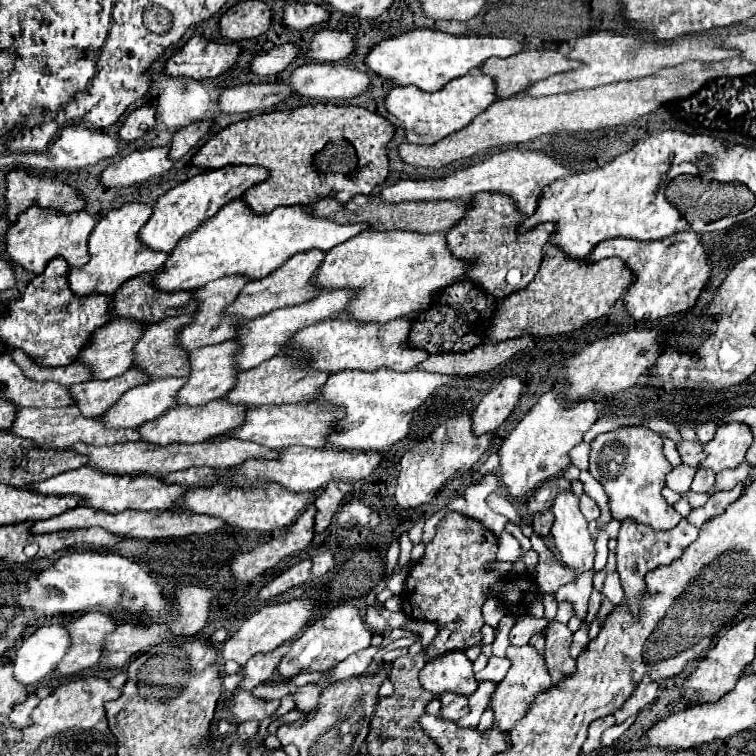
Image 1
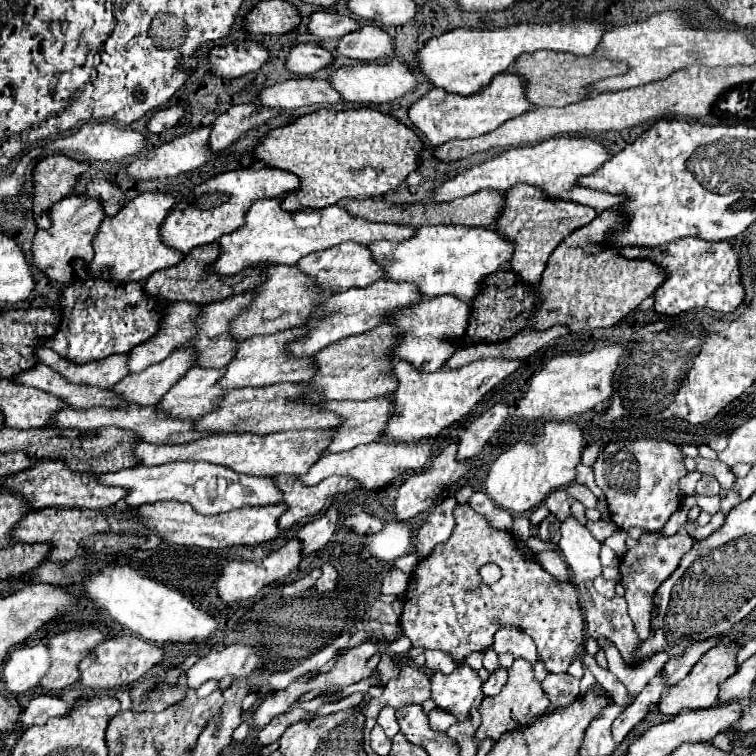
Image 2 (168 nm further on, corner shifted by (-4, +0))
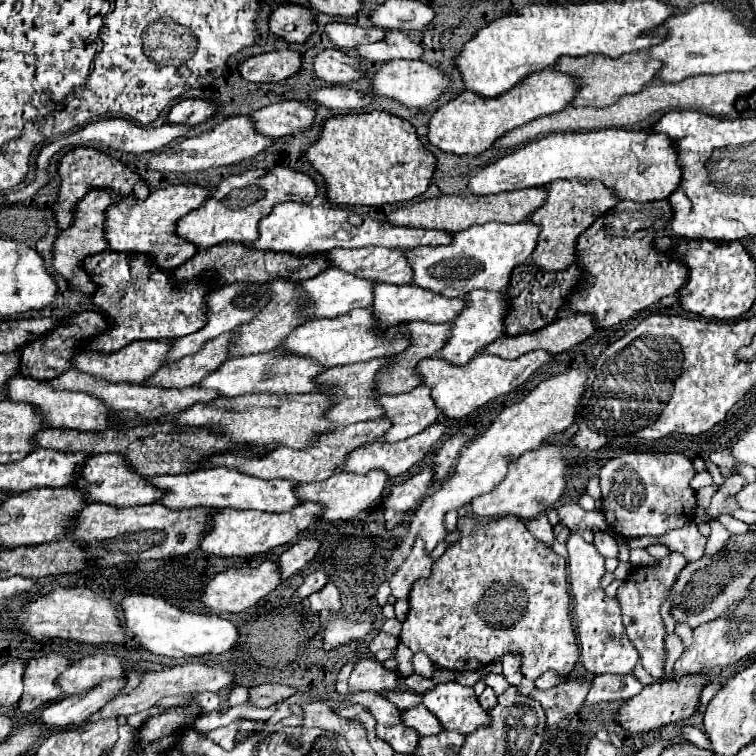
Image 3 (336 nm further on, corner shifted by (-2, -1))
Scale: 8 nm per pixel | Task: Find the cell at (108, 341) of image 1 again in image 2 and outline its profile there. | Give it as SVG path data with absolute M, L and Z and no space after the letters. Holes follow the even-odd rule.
M171 303L165 309L159 335L137 345L129 353L129 371L139 373L149 365L161 363L175 349L181 349L183 343L195 335L195 319L199 319L199 311L203 311L203 307L195 303Z

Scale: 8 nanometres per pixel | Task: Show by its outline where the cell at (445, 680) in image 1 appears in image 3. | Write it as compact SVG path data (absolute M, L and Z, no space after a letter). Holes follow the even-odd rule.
M455 680L427 690L423 694L423 704L439 718L445 730L471 734L475 728L489 724L489 716L481 708L475 690Z

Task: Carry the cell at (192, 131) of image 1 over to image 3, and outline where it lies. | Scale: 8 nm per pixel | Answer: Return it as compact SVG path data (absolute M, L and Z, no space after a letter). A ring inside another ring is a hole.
M297 100L269 104L249 114L249 118L253 120L253 128L269 138L279 138L305 130L313 124L313 116L315 108Z

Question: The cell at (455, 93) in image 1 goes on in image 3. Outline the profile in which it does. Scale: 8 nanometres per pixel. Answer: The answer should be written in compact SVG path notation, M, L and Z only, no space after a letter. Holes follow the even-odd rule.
M541 70L525 76L511 90L503 92L497 98L481 98L469 90L453 96L447 104L439 106L429 120L427 138L431 144L451 154L481 154L487 150L493 140L505 134L511 128L523 126L539 116L555 114L563 110L577 92L577 84L567 74L555 70Z

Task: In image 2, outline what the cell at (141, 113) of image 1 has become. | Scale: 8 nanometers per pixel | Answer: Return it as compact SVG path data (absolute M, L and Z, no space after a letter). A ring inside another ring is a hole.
M171 105L171 107L167 107L167 109L157 111L157 113L151 117L151 121L149 121L147 127L149 127L151 133L161 133L161 131L165 131L165 129L175 127L183 117L185 117L183 105Z

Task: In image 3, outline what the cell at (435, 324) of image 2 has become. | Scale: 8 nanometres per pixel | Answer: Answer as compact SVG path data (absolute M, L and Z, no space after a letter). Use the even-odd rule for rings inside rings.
M473 290L465 298L463 310L453 318L451 322L451 334L445 342L445 348L437 352L439 358L451 362L453 366L467 364L481 348L495 342L503 336L503 316L507 312L507 300L503 292L485 292L485 290Z

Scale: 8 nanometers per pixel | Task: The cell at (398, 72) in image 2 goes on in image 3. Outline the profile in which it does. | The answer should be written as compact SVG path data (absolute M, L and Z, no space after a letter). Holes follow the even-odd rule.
M389 60L371 76L371 92L375 96L385 96L385 98L397 100L399 104L415 106L415 108L429 106L433 100L439 98L439 94L447 86L449 86L449 80L441 76L439 70L431 68L427 62L421 62L421 60Z

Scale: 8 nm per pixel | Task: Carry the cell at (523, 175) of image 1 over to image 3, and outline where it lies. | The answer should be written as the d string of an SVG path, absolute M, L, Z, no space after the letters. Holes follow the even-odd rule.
M597 130L597 132L563 132L533 140L505 158L479 170L467 184L471 194L497 194L501 190L521 190L533 186L547 186L553 180L581 180L603 182L619 200L653 202L663 200L677 188L681 170L677 166L677 152L665 134L651 130Z

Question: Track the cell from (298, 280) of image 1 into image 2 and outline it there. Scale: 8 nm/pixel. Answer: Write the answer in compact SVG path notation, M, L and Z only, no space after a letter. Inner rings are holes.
M341 243L341 245L335 245L327 251L311 253L307 257L303 257L297 263L297 267L303 273L307 273L309 277L313 277L317 287L325 293L339 293L339 291L347 291L353 287L367 287L367 285L387 277L387 273L375 263L371 249L367 249L365 245L359 245L359 243Z

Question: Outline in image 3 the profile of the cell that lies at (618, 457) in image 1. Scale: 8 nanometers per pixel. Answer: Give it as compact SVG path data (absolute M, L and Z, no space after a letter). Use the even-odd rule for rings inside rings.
M623 452L607 460L599 472L603 514L607 524L623 538L661 536L685 526L695 514L695 492L689 480L695 476L691 460L679 452Z

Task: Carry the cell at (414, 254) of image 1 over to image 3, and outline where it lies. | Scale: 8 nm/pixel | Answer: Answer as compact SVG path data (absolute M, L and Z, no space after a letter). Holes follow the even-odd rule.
M529 220L519 224L485 224L451 234L451 242L445 246L411 248L405 252L405 256L413 268L413 284L433 290L441 296L465 296L477 288L505 290L511 270L523 264L535 250L537 234L539 228Z

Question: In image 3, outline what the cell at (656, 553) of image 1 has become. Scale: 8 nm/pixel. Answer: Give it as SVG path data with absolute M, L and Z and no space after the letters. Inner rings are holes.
M671 552L667 558L657 560L657 564L653 566L633 566L631 574L627 574L621 588L617 590L617 600L621 602L627 636L635 644L643 668L655 680L663 680L663 660L665 660L665 626L659 610L683 566L685 566L685 556L681 552Z

